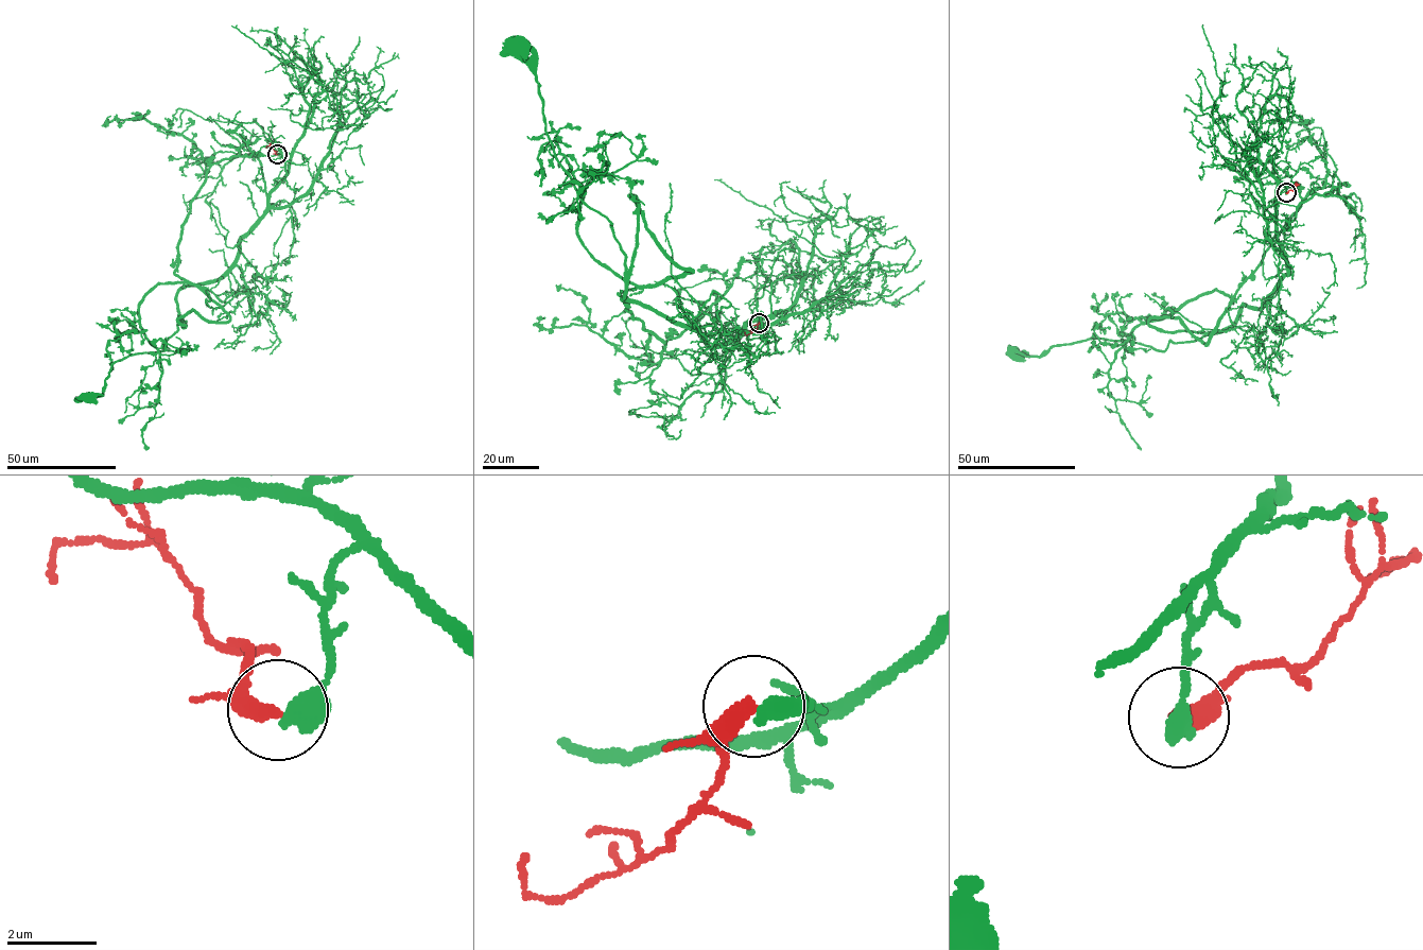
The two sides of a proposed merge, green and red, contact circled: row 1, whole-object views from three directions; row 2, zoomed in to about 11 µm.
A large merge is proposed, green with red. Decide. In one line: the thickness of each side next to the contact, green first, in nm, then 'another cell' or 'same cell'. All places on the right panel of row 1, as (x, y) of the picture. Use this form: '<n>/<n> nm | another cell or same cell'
500/400 nm | another cell

